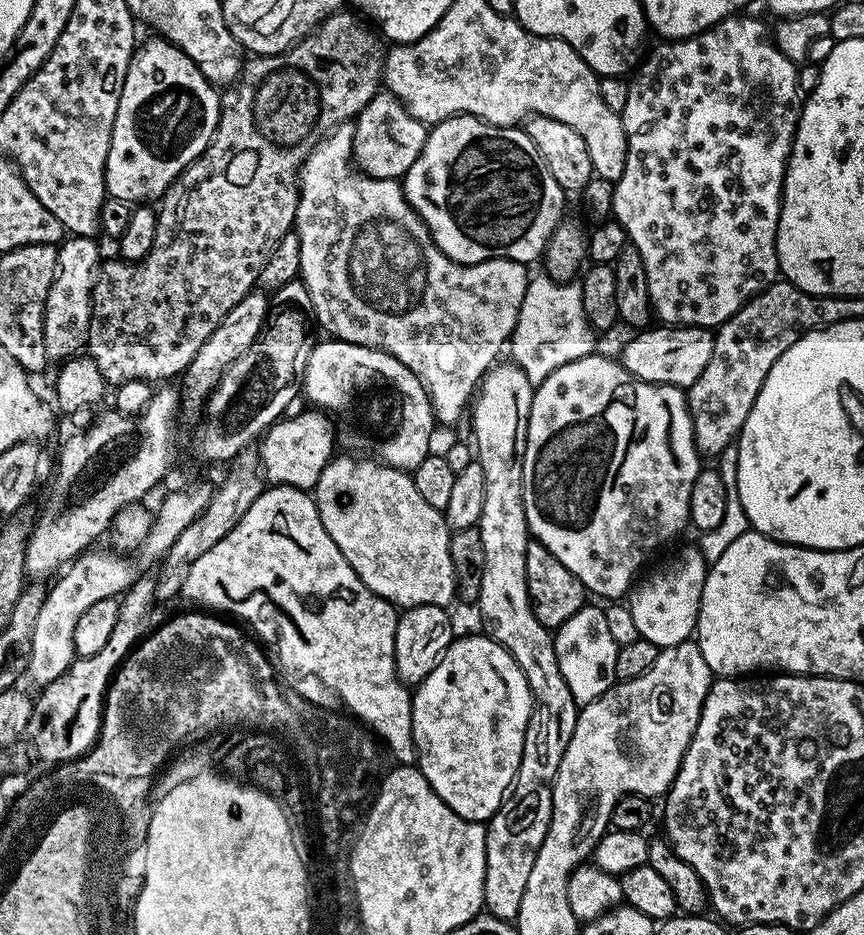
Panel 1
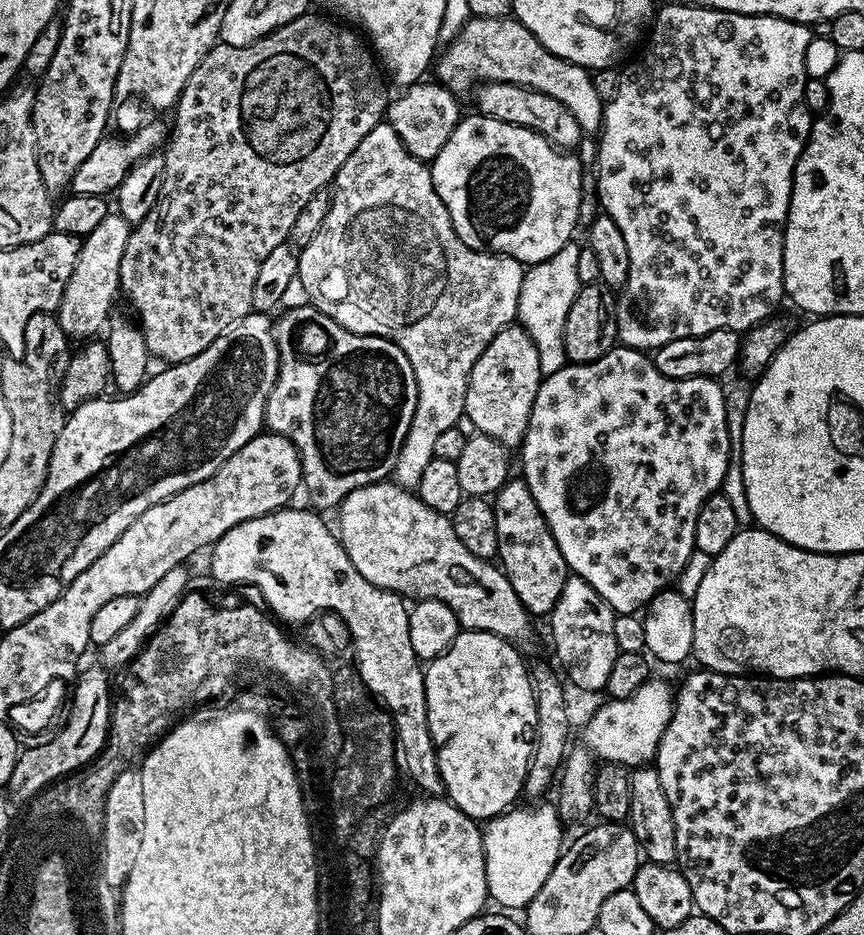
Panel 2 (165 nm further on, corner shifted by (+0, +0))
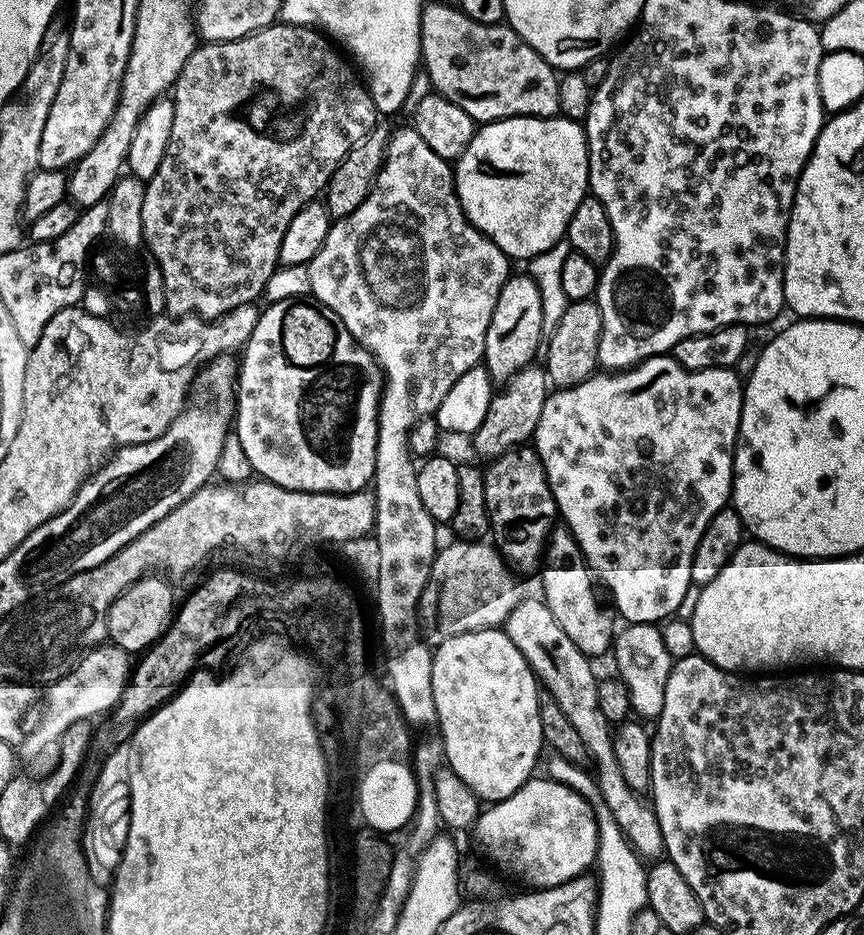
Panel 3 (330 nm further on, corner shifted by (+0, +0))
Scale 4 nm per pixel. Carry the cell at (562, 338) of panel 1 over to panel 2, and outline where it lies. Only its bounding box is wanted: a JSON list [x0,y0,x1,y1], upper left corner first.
[516,242,582,376]

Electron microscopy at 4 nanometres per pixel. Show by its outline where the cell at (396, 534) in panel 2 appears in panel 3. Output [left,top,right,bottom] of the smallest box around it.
[502,599,665,862]

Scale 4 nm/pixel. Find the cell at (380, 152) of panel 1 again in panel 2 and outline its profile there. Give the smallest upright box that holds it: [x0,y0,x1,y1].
[386,82,462,162]

